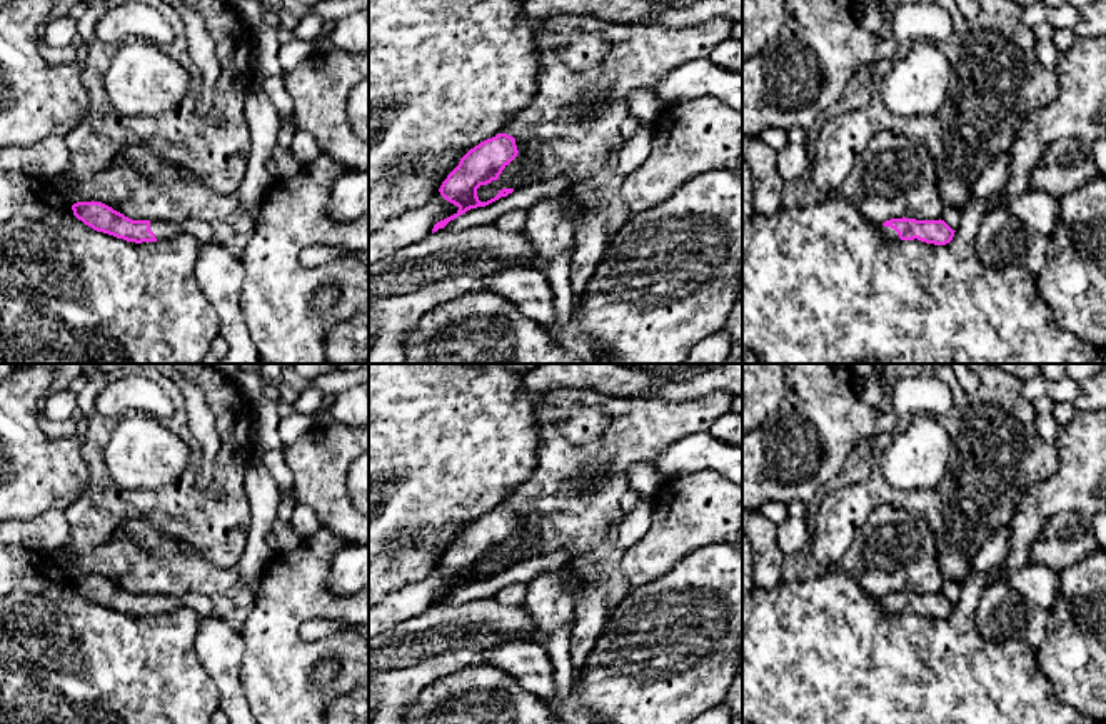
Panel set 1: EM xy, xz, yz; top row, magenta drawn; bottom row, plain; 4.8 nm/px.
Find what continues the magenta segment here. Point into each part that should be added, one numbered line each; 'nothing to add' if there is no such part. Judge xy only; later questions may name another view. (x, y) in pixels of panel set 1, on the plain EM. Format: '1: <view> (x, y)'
1: xy (164, 604)

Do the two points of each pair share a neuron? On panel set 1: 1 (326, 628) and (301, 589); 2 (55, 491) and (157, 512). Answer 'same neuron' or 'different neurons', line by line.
1: different neurons
2: different neurons

